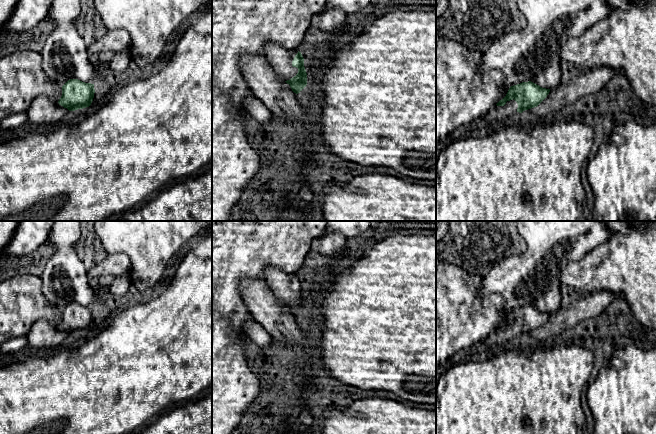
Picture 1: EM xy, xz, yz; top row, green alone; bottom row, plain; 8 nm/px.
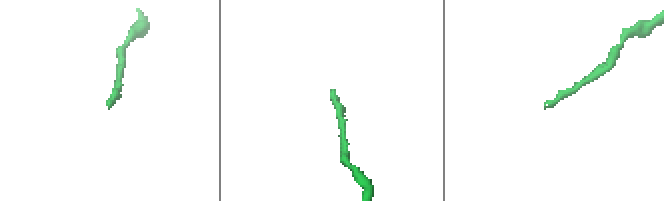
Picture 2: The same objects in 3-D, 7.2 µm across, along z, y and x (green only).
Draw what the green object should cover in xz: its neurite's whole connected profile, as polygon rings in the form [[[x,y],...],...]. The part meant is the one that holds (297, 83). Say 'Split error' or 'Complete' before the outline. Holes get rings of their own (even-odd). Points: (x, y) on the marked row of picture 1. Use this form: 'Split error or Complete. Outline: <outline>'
Split error. Outline: [[[267,41],[265,56],[275,73],[290,85],[294,93],[298,94],[306,87],[307,73],[301,52],[289,51],[274,42]]]

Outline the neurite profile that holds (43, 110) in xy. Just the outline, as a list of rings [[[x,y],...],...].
[[[47,95],[36,97],[25,112],[28,122],[34,124],[54,124],[64,122],[71,111],[52,101]]]

